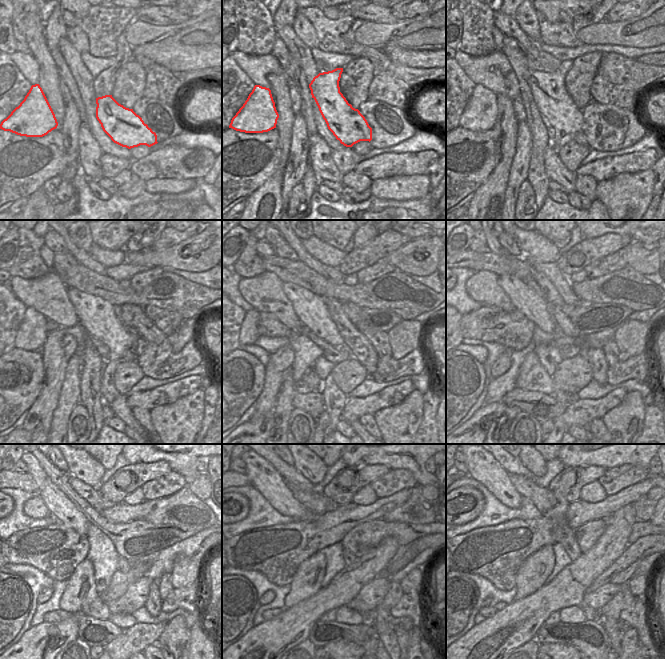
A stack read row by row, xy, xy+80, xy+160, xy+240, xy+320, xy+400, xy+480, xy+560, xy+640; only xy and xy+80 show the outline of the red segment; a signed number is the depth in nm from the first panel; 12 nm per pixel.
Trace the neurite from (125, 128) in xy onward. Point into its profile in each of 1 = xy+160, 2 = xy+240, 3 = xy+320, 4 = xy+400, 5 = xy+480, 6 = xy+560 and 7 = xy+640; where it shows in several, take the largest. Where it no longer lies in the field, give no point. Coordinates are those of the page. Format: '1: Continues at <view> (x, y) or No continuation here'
1: Continues at xy+160 (548, 90)
2: Continues at xy+240 (97, 316)
3: Continues at xy+320 (309, 308)
4: Continues at xy+400 (525, 300)
5: Continues at xy+480 (59, 505)
6: Continues at xy+560 (263, 476)
7: Continues at xy+640 (482, 466).

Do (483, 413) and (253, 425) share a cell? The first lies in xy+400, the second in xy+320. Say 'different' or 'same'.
same

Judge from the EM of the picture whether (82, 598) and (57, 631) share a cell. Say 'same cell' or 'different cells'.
different cells

